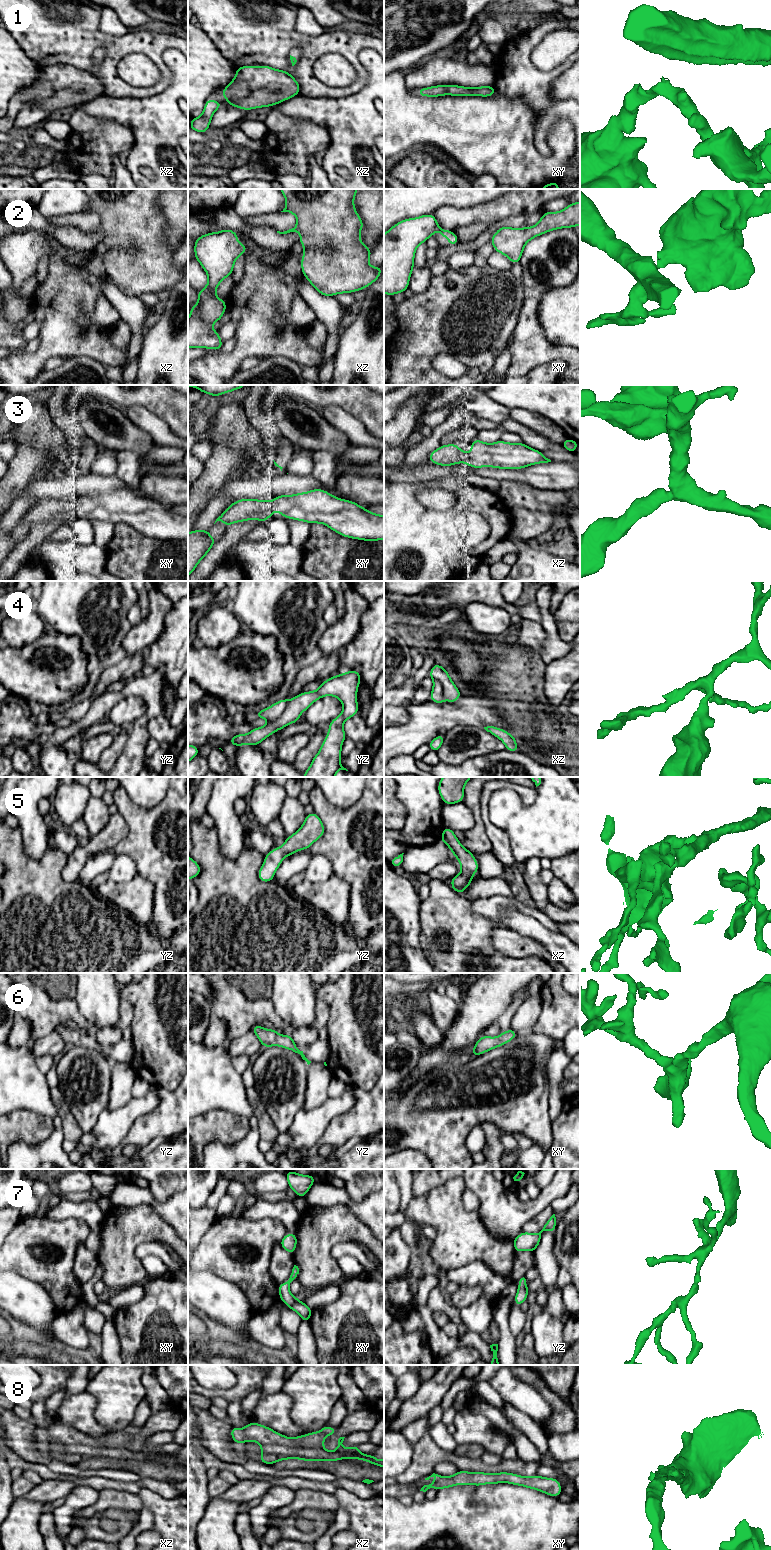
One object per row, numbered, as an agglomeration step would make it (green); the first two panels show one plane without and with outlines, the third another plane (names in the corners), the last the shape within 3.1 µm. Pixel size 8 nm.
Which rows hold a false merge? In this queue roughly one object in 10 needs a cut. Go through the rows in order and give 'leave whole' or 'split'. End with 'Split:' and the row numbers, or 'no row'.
1: leave whole
2: leave whole
3: leave whole
4: split
5: leave whole
6: leave whole
7: leave whole
8: leave whole
Split: 4

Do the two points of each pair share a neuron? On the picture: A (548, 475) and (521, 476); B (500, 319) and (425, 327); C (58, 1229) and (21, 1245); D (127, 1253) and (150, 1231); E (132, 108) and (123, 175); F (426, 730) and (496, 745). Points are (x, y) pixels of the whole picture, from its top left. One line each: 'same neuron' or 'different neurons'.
A: same neuron
B: same neuron
C: same neuron
D: same neuron
E: different neurons
F: different neurons

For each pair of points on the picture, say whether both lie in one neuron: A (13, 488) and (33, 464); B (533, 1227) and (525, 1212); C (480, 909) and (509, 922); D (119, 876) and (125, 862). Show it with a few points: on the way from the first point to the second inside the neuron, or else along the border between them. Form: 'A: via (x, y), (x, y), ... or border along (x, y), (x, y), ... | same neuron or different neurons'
A: via (15, 482), (27, 470) | same neuron
B: border along (548, 1206), (526, 1222), (521, 1231) | different neurons
C: via (487, 909), (496, 909), (502, 915) | same neuron
D: via (119, 873), (123, 869), (123, 865) | same neuron

